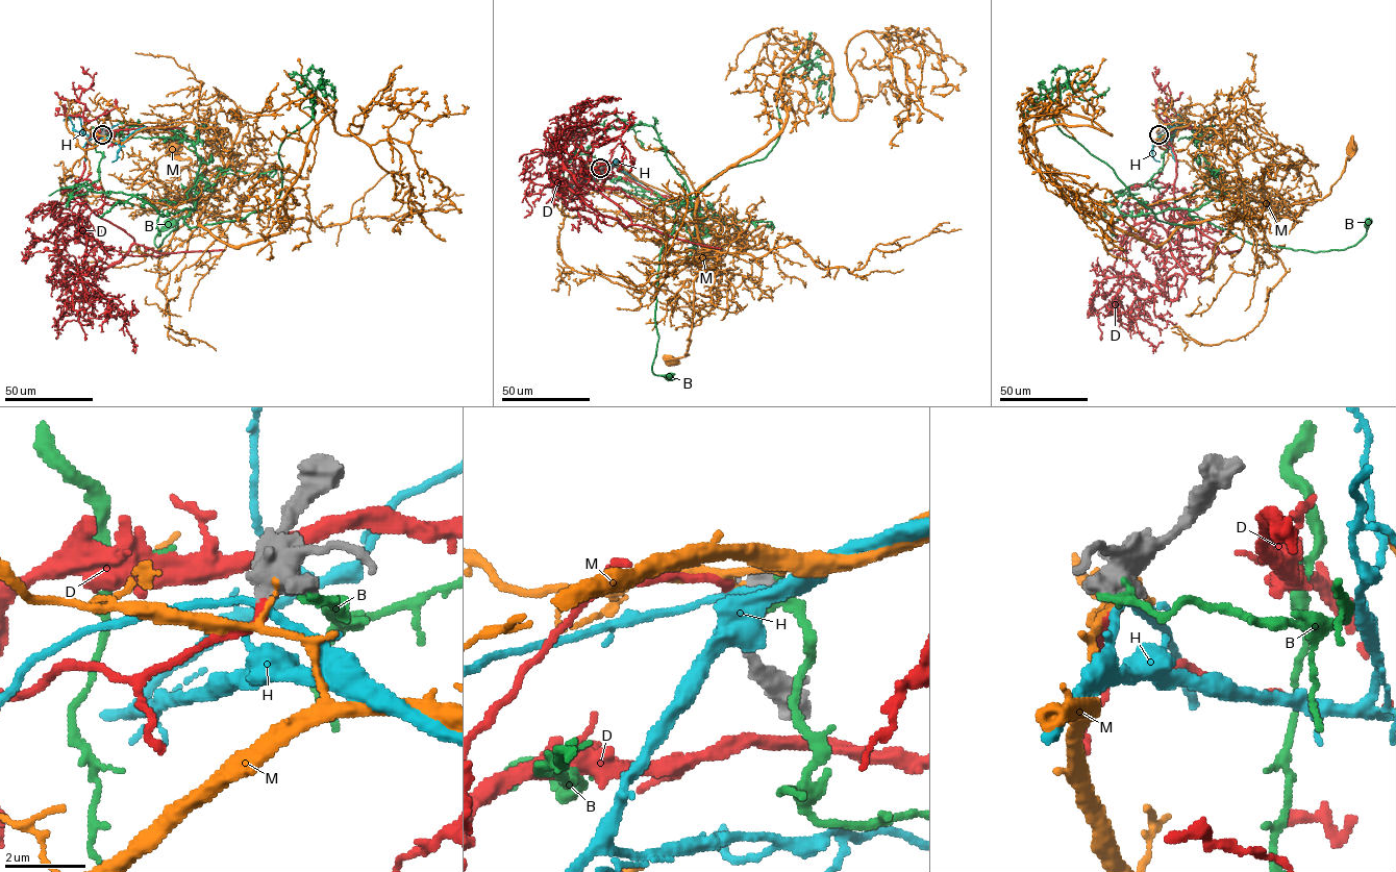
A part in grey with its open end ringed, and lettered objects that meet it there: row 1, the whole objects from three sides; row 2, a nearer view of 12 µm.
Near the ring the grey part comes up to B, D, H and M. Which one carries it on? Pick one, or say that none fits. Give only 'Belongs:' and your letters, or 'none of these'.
Belongs: D

